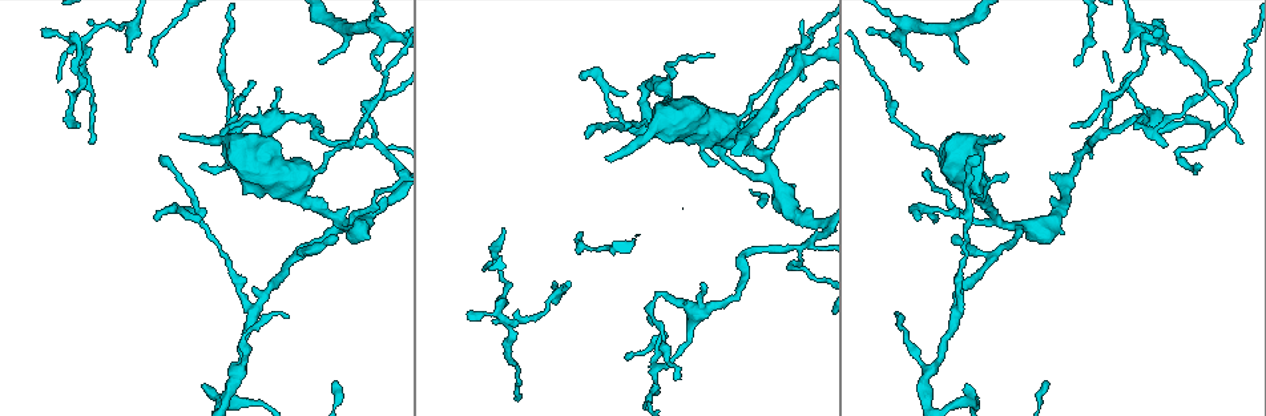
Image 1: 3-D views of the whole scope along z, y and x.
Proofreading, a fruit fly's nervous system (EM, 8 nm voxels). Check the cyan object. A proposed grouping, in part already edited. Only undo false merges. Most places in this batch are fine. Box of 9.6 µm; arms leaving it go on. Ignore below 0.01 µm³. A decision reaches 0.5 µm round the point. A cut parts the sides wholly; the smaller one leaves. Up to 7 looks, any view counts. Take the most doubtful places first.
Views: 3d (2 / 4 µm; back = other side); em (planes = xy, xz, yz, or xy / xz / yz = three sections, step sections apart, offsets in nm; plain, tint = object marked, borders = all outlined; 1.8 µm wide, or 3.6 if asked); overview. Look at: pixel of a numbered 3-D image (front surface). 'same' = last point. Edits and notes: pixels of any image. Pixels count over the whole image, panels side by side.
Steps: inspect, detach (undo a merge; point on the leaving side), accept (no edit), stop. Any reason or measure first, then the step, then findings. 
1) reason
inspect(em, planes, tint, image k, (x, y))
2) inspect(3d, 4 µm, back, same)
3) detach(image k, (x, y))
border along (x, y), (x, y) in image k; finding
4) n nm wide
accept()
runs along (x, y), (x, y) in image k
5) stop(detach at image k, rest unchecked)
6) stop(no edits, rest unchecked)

arms part here
inspect(em, planes, tint, image 1, (628, 126))

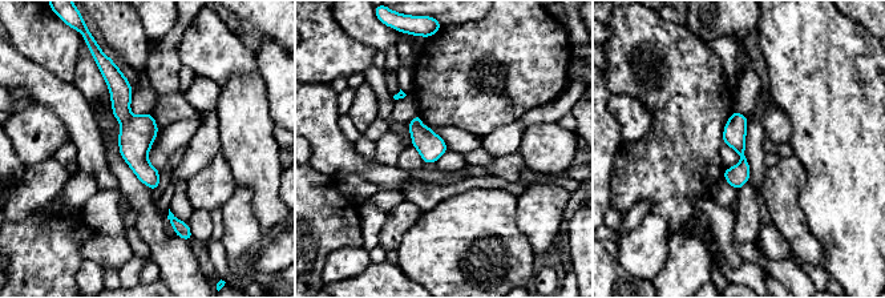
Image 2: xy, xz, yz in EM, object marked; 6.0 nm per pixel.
140 nm wide
accept()
runs along (118, 75), (121, 112), (153, 185) in image 2; continuous, no second neuron

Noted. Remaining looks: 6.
abrupt turn
inspect(3d, 2 µm, image 1, (740, 254))

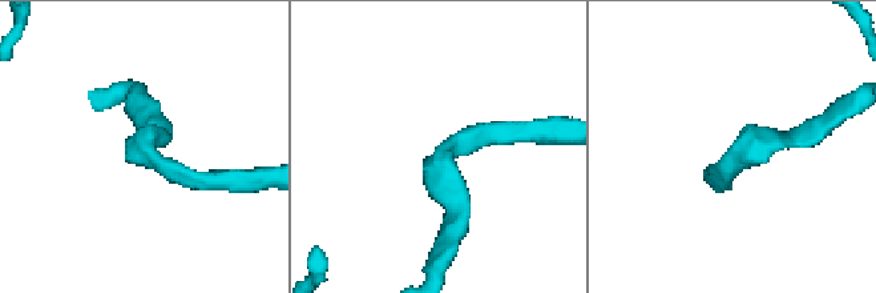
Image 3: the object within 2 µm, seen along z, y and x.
shape alone is not enough
inspect(em, planes, tint, image 3, (144, 154))

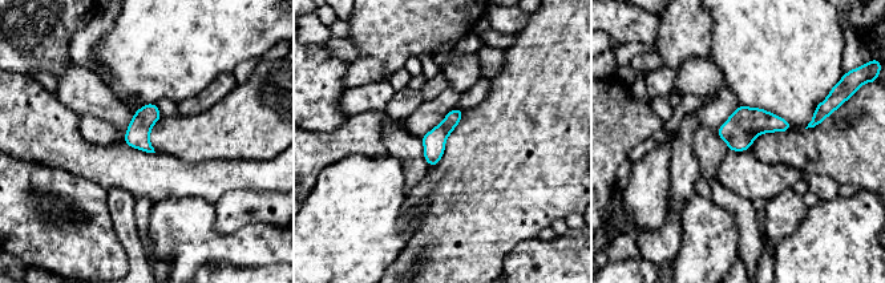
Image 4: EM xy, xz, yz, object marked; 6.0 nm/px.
accept()
runs along (459, 113), (435, 140), (432, 161) in image 4; continuous, no second neuron

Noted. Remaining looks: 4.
inspect(em, 3.6 µm, xz, step 8, plain, image 1, (1009, 223))

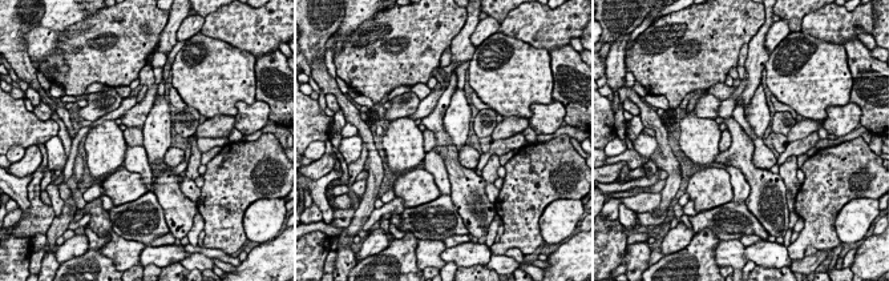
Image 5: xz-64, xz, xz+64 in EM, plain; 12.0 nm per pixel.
with the object marked
inspect(em, 3.6 µm, xz, step 8, tint, same)

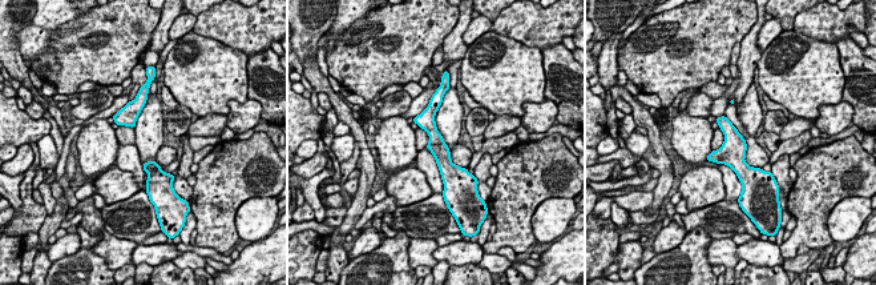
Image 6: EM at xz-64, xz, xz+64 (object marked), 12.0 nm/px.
accept()
one neuron here

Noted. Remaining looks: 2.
stop(no edits, rest unchecked)

